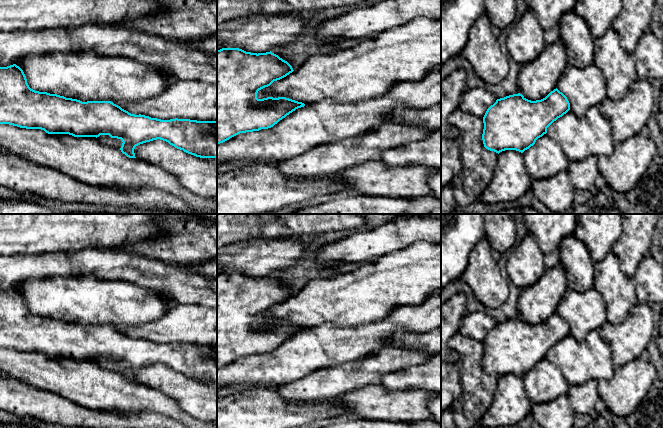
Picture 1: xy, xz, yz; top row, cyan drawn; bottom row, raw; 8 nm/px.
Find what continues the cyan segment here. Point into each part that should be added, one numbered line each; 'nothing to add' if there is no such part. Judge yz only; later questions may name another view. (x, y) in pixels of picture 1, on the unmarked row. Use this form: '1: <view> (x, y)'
1: yz (536, 303)

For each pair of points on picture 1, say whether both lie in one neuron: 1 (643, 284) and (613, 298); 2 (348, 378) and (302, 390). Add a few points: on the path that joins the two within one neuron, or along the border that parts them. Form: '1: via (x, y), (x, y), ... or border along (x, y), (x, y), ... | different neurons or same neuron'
1: border along (632, 278), (635, 284), (636, 298) | different neurons
2: via (337, 379), (313, 387) | same neuron

